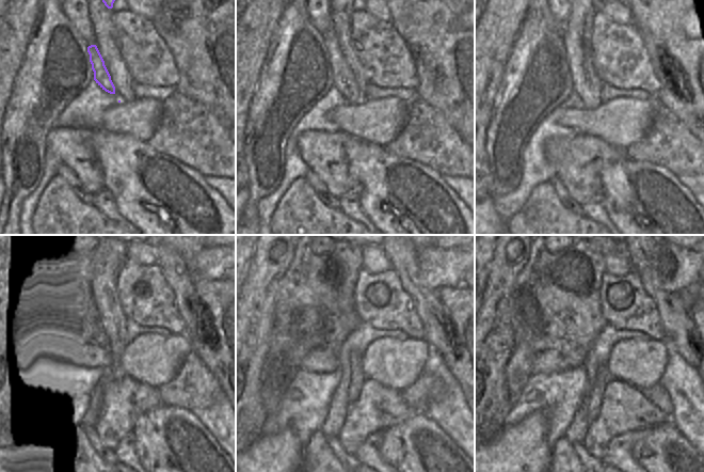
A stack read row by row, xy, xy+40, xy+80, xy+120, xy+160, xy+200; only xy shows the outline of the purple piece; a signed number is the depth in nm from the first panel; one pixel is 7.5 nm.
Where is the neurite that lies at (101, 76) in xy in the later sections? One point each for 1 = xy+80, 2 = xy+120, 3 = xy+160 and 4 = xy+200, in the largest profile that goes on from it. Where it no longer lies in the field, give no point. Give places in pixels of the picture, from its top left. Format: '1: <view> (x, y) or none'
1: xy+80 (593, 92)
2: xy+120 (110, 319)
3: xy+160 (352, 377)
4: xy+200 (597, 380)

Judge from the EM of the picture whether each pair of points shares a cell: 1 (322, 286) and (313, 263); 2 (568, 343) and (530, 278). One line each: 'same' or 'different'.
1: same
2: same

